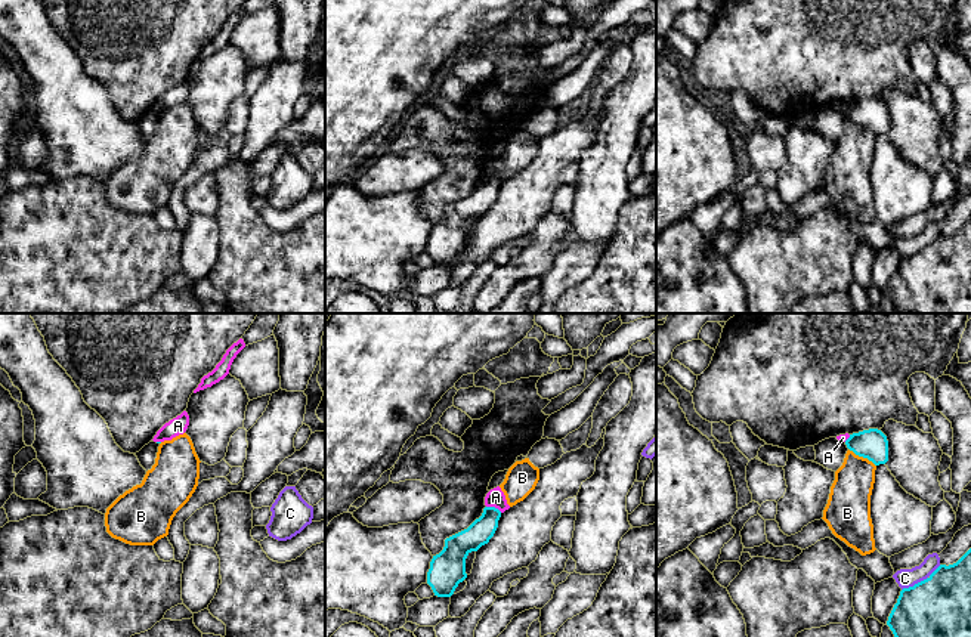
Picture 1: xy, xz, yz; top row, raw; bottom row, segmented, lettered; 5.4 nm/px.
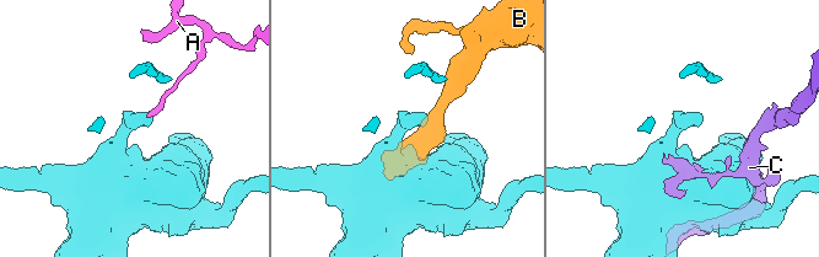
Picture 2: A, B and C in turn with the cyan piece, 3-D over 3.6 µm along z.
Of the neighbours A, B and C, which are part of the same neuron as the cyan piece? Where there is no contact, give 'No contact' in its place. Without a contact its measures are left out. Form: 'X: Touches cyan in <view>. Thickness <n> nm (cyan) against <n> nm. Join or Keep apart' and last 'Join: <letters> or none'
A: Touches cyan in xz. Thickness 140 nm (cyan) against 100 nm. Keep apart
B: Touches cyan in yz. Thickness 170 nm (cyan) against 220 nm. Keep apart
C: Touches cyan in yz. Thickness 400 nm (cyan) against 100 nm. Keep apart
Join: none

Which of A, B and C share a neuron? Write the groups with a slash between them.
A / B / C

